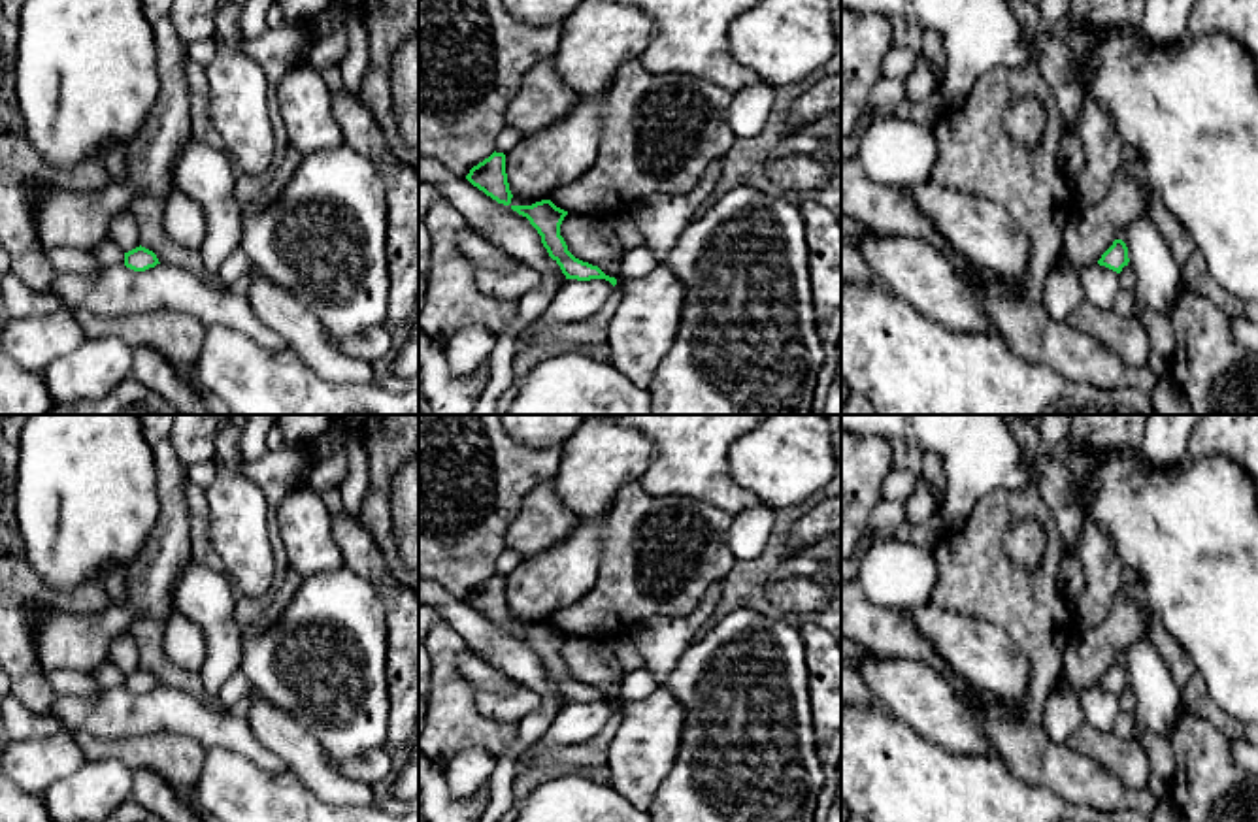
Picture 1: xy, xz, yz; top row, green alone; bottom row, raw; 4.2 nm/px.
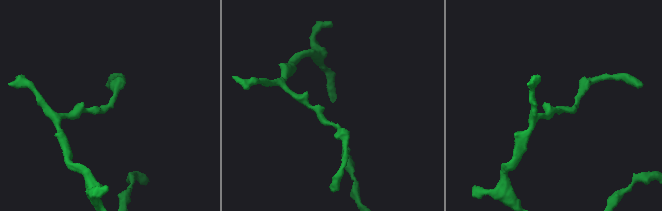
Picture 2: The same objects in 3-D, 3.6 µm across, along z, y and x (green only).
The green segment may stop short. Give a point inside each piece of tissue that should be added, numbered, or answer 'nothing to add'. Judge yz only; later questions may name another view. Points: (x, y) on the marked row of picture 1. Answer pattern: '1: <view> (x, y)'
nothing to add

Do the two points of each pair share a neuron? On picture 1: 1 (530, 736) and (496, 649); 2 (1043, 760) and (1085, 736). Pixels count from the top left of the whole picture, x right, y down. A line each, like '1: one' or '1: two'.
1: one
2: two

